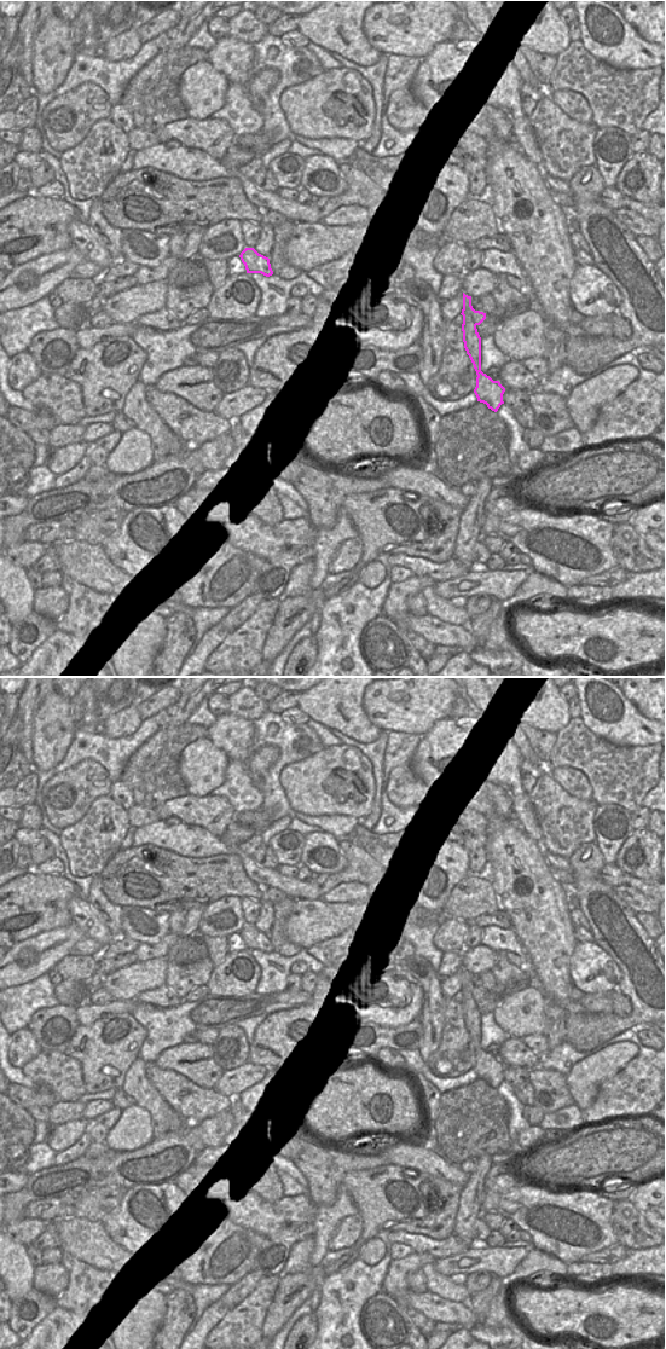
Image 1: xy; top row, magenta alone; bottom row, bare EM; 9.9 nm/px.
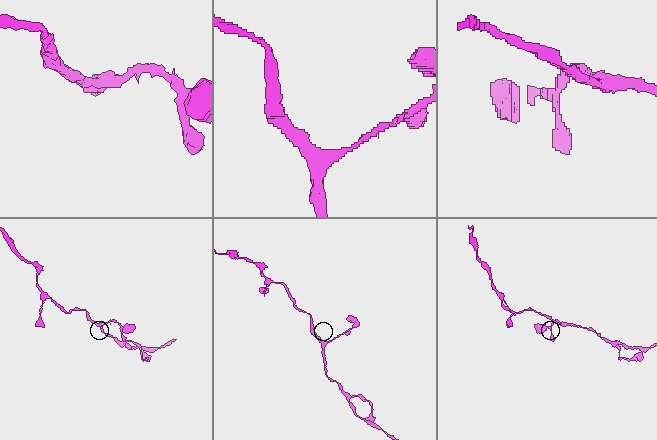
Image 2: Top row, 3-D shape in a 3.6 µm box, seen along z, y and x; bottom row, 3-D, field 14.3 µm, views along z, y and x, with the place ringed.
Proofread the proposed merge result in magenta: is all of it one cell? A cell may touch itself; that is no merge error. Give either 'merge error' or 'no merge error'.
no merge error

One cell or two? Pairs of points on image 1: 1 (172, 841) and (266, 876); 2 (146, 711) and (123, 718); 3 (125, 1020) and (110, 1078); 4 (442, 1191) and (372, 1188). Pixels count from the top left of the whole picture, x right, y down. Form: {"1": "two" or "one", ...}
{"1": "one", "2": "two", "3": "one", "4": "one"}

